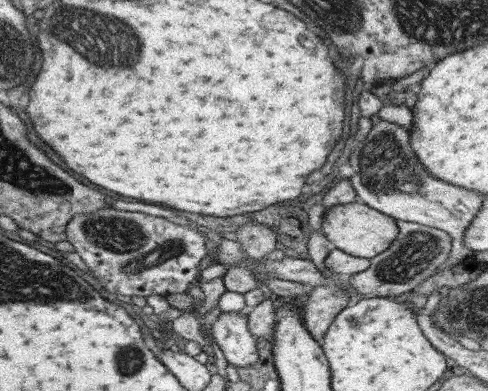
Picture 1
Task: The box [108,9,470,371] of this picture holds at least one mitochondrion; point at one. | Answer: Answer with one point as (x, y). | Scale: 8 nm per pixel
(384, 167)

